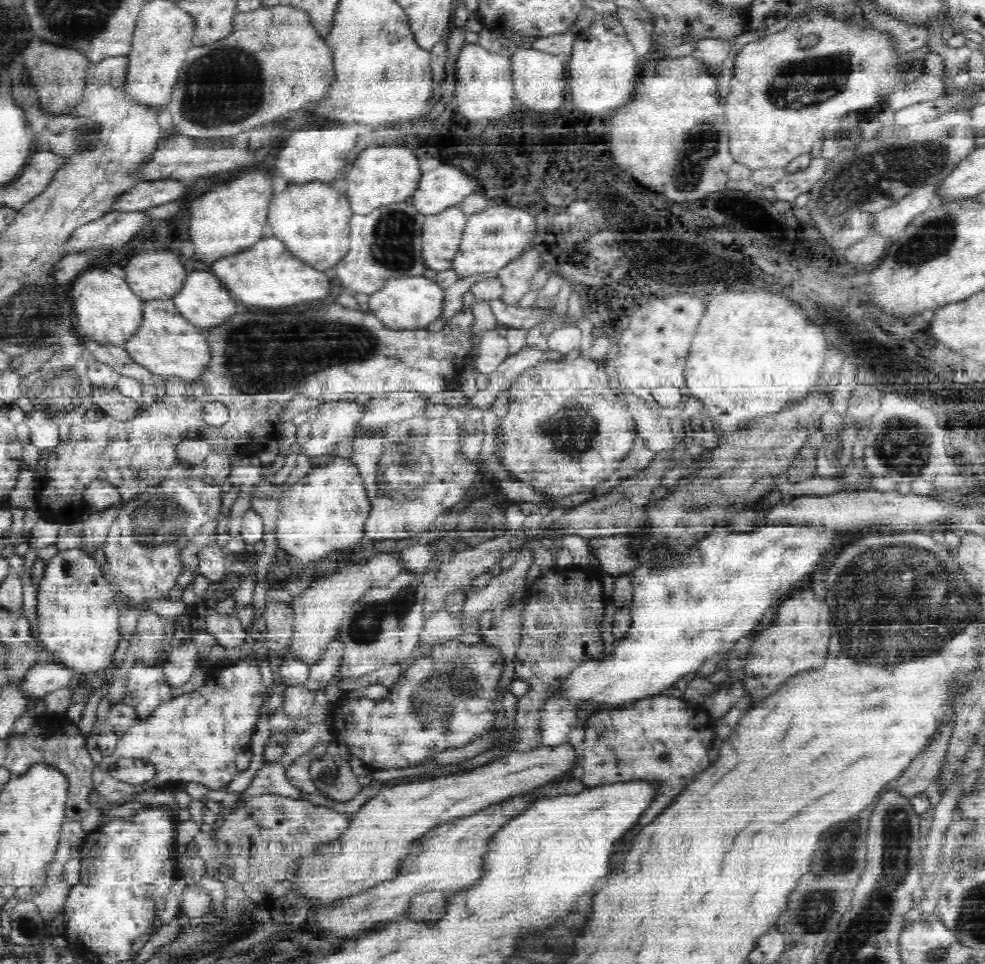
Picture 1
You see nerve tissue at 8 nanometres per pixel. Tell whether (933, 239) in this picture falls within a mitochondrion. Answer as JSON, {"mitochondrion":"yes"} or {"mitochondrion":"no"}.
{"mitochondrion":"yes"}

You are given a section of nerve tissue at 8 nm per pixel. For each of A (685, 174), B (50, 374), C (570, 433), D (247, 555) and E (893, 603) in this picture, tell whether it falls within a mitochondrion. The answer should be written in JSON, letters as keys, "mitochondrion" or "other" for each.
{"A":"mitochondrion","B":"mitochondrion","C":"mitochondrion","D":"other","E":"mitochondrion"}

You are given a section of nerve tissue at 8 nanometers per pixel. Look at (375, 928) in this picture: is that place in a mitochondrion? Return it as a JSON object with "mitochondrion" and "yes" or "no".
{"mitochondrion":"no"}

